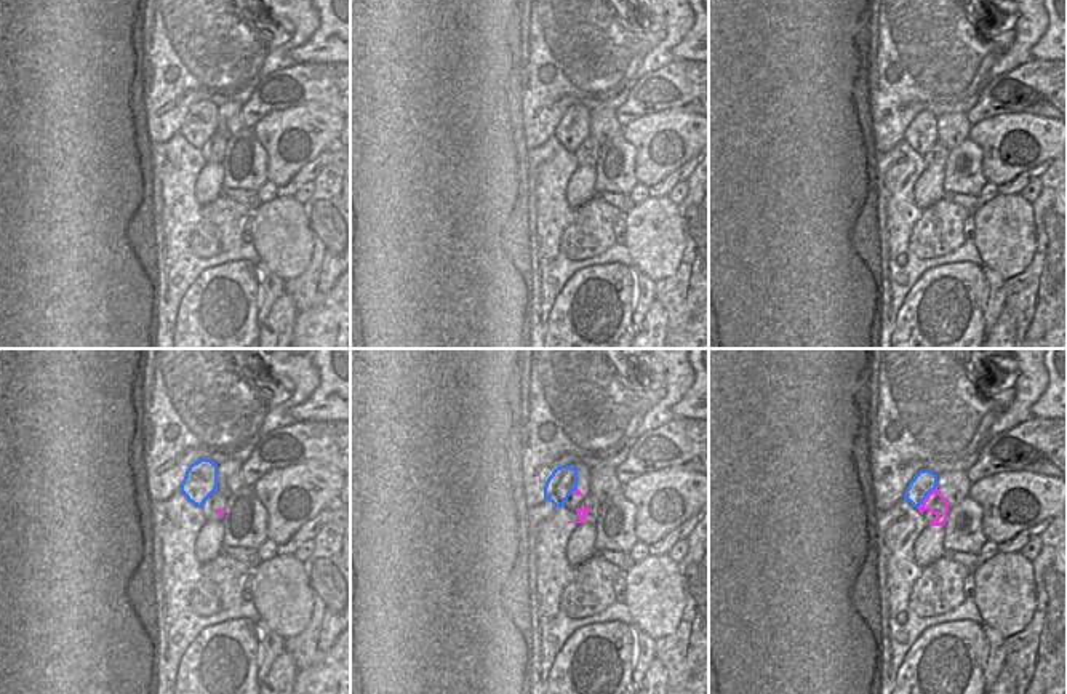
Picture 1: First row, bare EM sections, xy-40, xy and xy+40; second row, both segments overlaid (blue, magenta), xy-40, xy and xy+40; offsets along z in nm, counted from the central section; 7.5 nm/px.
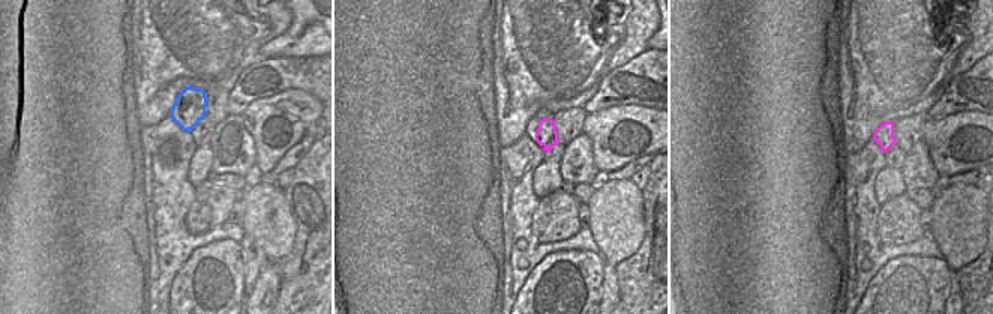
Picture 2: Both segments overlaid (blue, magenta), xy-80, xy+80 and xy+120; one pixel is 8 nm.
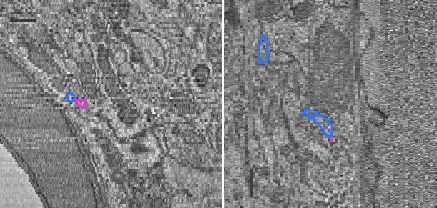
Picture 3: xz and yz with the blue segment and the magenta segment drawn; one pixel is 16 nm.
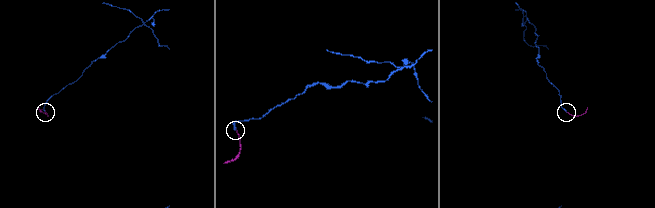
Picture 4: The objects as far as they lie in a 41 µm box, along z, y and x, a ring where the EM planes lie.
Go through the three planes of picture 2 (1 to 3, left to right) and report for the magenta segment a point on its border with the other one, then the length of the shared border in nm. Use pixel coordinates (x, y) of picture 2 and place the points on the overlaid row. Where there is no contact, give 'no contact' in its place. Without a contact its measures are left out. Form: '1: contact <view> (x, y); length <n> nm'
1: no contact
2: no contact
3: no contact

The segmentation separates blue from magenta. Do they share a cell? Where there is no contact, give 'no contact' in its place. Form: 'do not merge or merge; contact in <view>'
merge; contact in xy+40

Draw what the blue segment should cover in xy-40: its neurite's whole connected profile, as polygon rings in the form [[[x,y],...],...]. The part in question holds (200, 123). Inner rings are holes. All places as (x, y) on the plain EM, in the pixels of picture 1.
[[[200,101],[189,107],[181,125],[181,134],[197,149],[218,133],[218,107],[211,101]]]

